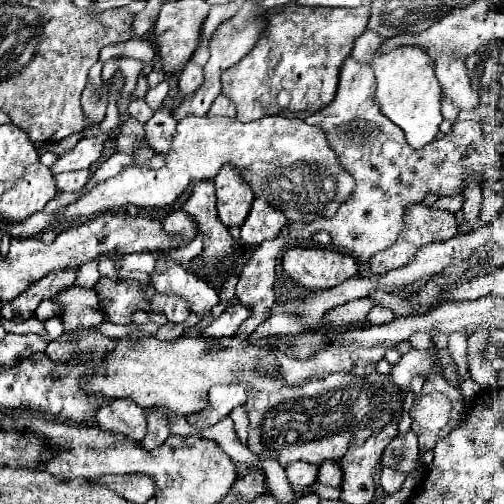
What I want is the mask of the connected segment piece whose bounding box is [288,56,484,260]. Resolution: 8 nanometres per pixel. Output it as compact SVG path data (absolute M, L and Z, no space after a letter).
M348 56L340 72L334 102L304 118L306 124L318 126L326 132L330 148L336 152L340 164L346 166L346 172L350 172L356 180L352 196L332 218L320 218L310 224L292 222L288 226L288 234L292 238L310 238L314 232L324 230L332 236L334 246L348 250L348 254L356 254L360 260L370 260L376 252L382 252L394 244L404 228L402 214L406 206L422 202L426 194L454 196L454 192L468 188L470 178L480 186L484 184L484 166L480 162L482 128L478 122L458 122L458 142L454 142L452 136L444 136L442 140L432 140L420 150L412 150L406 144L404 132L394 122L386 120L378 104L374 104L372 78L374 72L368 64L356 62Z

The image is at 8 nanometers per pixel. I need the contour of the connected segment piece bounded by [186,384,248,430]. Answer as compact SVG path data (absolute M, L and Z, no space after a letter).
M232 384L232 386L214 386L210 390L210 408L208 412L200 412L200 414L192 414L186 416L188 424L202 430L202 428L210 428L214 424L218 424L224 416L230 414L230 410L234 406L240 406L246 402L248 396L248 386L240 386L240 384Z

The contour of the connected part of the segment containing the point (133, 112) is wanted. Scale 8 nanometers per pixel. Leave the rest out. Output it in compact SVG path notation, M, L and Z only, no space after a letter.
M142 98L132 100L132 102L128 104L126 112L128 112L130 118L134 118L134 120L138 120L138 122L148 122L148 120L152 118L152 114L154 114L154 112L148 108L148 104L144 104Z

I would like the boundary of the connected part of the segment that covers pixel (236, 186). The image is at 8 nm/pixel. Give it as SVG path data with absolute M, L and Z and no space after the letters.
M222 166L222 170L214 178L214 186L220 222L224 226L242 226L250 212L254 194L246 184L242 184L240 172L232 166Z

